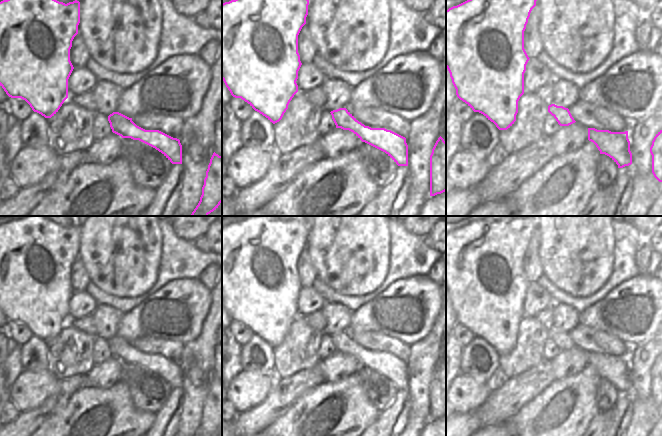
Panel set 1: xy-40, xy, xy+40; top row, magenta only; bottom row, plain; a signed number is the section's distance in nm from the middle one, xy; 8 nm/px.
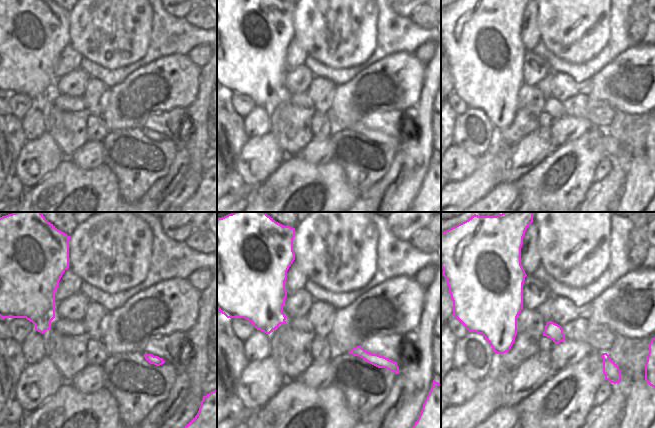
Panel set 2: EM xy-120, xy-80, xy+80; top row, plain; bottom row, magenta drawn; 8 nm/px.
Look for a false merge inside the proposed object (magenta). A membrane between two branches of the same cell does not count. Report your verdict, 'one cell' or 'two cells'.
one cell

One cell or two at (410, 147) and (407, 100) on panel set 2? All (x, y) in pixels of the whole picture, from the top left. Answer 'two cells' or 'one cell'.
two cells

